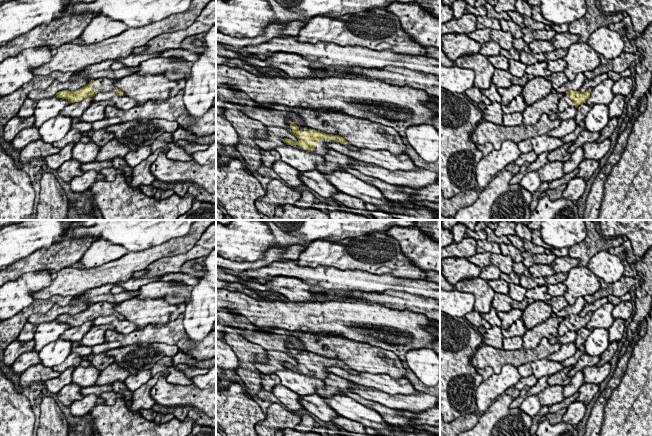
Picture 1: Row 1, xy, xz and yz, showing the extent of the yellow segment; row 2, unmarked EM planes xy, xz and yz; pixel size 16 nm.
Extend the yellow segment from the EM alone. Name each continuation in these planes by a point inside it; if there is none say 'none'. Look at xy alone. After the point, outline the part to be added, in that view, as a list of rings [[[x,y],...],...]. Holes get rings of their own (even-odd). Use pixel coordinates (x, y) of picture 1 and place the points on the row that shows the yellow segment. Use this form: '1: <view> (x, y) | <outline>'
1: xy (105, 85) | [[[99,78],[94,81],[94,83],[91,83],[91,90],[93,90],[94,93],[118,90],[114,86],[114,83],[117,81],[116,79]]]

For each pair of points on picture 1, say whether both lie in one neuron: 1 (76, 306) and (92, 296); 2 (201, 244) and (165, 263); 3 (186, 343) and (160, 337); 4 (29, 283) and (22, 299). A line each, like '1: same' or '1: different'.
1: different
2: same
3: same
4: same

